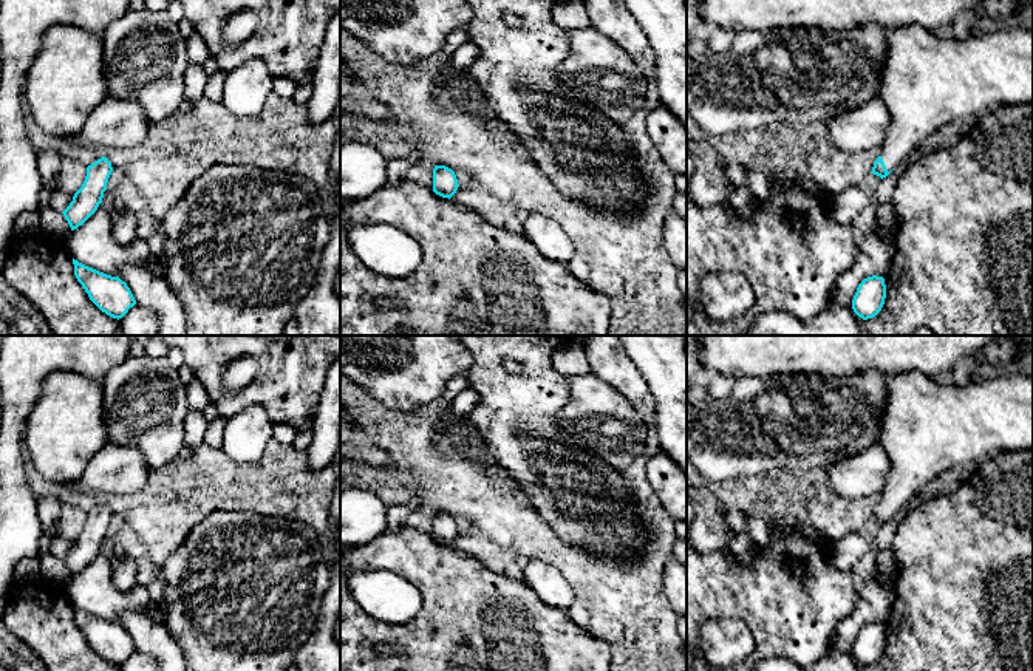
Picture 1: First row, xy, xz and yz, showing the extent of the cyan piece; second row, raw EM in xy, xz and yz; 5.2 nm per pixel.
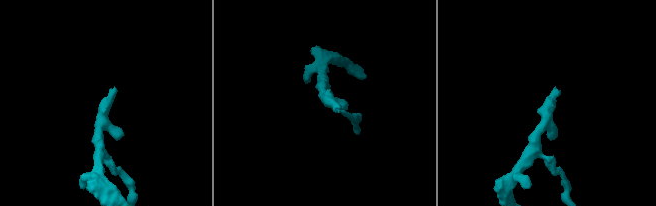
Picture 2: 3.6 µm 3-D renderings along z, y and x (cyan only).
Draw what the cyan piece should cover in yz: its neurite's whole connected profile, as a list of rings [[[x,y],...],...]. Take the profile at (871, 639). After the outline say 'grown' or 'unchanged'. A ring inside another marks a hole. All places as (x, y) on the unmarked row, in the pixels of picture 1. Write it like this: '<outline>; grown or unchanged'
[[[868,623],[864,625],[854,642],[852,656],[863,666],[875,663],[886,645],[886,631],[883,623]]]; unchanged

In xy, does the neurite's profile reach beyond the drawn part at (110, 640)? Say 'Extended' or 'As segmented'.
As segmented

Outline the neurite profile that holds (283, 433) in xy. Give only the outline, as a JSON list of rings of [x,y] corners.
[[[274,424],[272,438],[283,445],[295,442],[295,430],[286,424]]]

